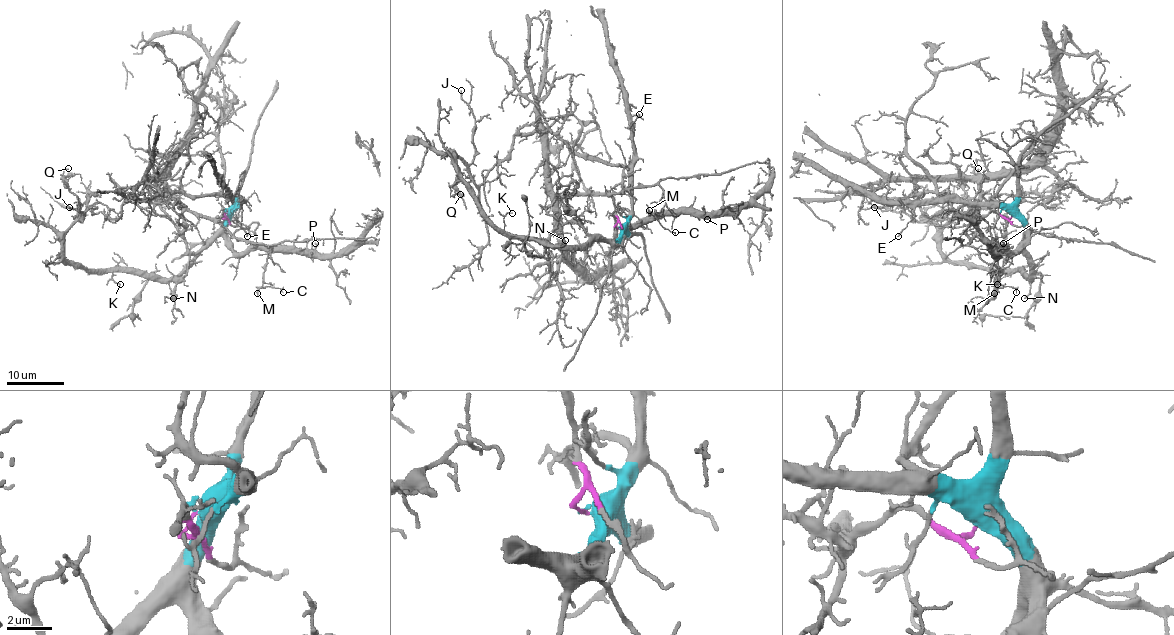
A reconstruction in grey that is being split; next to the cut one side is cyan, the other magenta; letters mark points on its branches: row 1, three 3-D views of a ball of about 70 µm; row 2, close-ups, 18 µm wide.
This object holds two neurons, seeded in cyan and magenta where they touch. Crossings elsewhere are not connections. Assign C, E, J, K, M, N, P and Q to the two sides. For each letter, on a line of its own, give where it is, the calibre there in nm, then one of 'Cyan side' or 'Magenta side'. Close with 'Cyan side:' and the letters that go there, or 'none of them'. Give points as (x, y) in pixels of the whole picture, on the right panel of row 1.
C: Place: (1016, 292). Thickness 140 nm. Cyan side
E: Place: (898, 236). Thickness 140 nm. Cyan side
J: Place: (874, 207). Thickness 130 nm. Cyan side
K: Place: (997, 284). Thickness 140 nm. Cyan side
M: Place: (994, 293). Thickness 90 nm. Cyan side
N: Place: (1024, 298). Thickness 140 nm. Cyan side
P: Place: (1003, 243). Thickness 130 nm. Cyan side
Q: Place: (978, 168). Thickness 150 nm. Cyan side
Cyan side: C, E, J, K, M, N, P, Q

